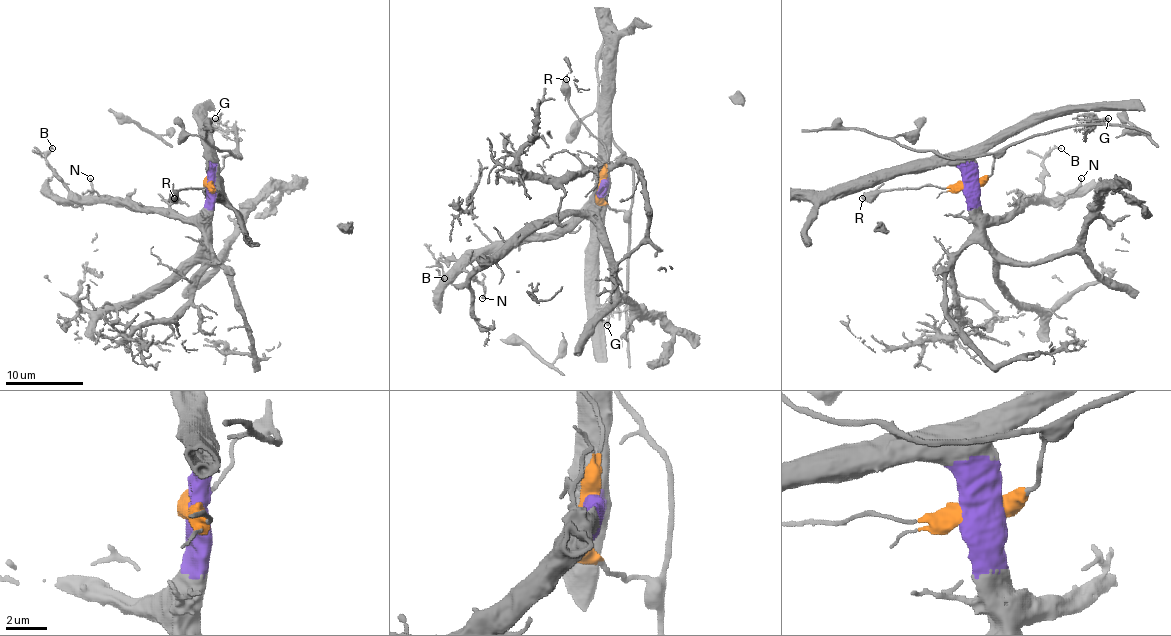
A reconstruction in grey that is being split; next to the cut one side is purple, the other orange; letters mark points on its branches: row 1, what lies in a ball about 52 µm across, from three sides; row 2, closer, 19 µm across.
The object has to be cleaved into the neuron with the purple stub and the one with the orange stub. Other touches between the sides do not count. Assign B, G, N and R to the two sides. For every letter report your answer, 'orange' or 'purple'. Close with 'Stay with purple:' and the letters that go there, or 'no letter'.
B: purple
G: orange
N: purple
R: orange
Stay with purple: B, N

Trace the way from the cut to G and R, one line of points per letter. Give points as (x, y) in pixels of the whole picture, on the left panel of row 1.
G: (209, 185), (207, 183), (236, 144), (236, 129), (214, 117)
R: (209, 185), (179, 189), (173, 199)

